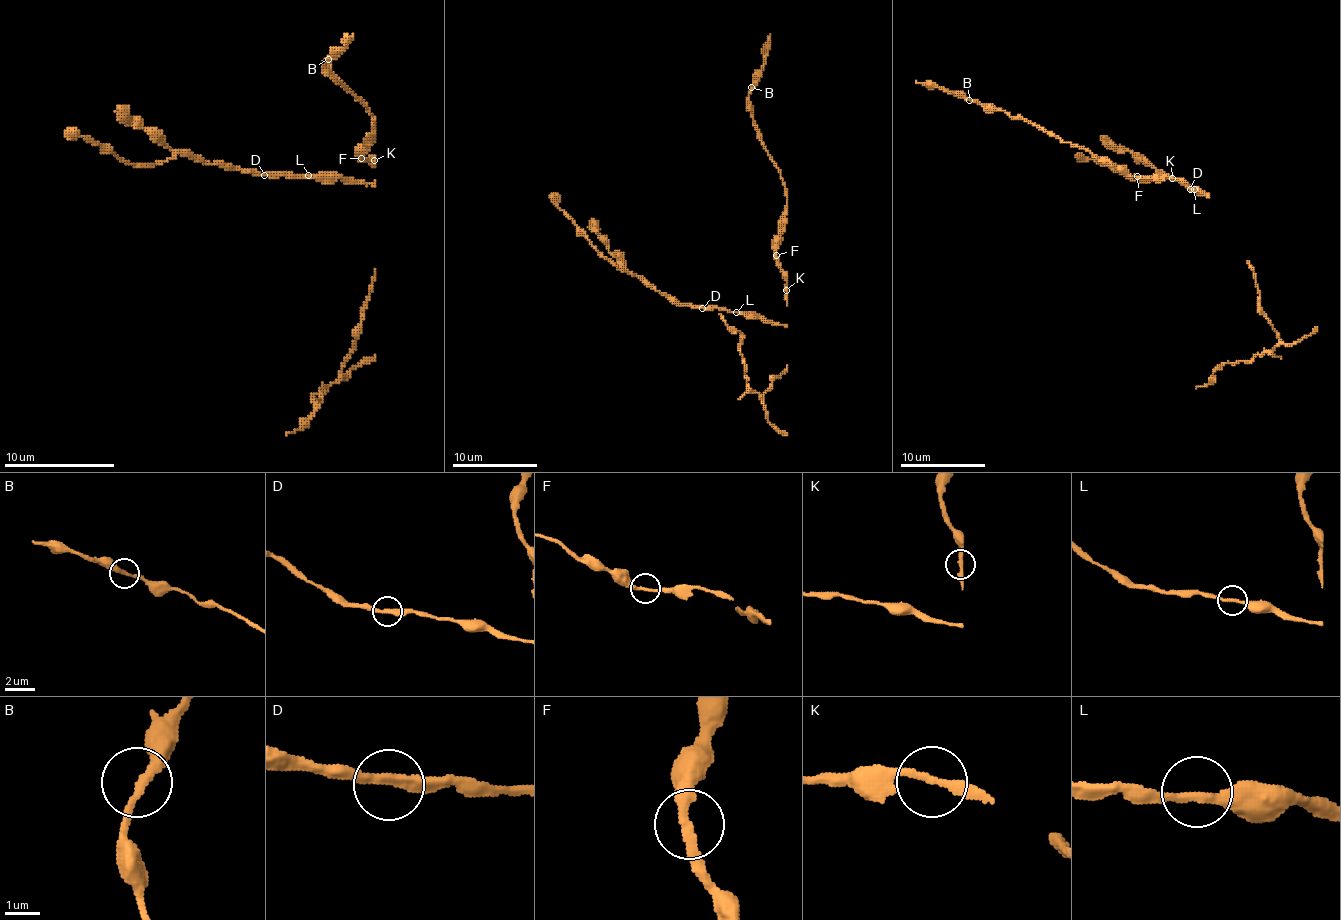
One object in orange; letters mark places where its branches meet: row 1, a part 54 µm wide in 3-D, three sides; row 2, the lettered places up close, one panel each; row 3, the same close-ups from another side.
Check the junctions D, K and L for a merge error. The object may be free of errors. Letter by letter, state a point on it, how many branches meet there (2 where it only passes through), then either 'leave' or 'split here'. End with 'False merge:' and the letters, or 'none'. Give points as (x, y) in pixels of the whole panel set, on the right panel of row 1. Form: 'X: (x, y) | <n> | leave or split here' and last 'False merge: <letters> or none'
D: (1190, 189) | 2 | leave
K: (1172, 178) | 2 | split here
L: (1194, 189) | 2 | leave
False merge: K

